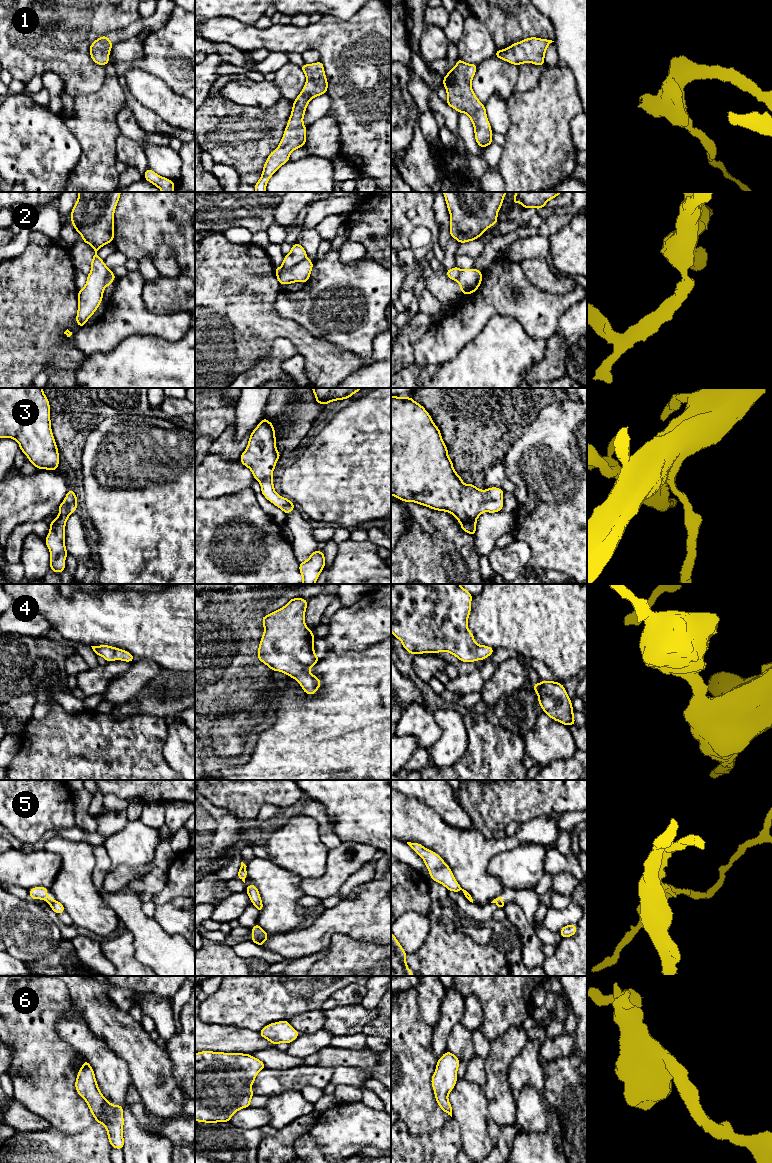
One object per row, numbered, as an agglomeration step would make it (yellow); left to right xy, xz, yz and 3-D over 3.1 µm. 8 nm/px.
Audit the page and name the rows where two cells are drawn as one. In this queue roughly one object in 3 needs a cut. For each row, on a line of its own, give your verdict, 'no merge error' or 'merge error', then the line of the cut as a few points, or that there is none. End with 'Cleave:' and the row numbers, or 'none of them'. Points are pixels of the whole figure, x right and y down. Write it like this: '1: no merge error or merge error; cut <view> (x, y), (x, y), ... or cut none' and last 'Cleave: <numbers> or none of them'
1: no merge error; cut none
2: merge error; cut xz (306, 258), (291, 267), (282, 266)
3: no merge error; cut none
4: no merge error; cut none
5: merge error; cut xy (55, 900), (50, 904)
6: no merge error; cut none
Cleave: 2, 5

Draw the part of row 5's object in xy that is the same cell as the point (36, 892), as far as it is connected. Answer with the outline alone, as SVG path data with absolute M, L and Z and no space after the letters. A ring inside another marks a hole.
M33 887L29 890L30 899L41 899L48 904L53 903L55 900L49 897L46 892L49 890L47 887Z

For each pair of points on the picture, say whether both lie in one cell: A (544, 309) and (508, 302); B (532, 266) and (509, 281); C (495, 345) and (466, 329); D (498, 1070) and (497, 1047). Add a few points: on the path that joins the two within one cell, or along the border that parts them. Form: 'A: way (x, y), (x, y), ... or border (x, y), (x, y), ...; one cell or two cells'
A: way (535, 309), (526, 303), (517, 303); one cell
B: border (519, 263), (524, 275), (539, 289); two cells
C: border (491, 317), (484, 327), (459, 351); two cells
D: way (498, 1064), (498, 1053); one cell

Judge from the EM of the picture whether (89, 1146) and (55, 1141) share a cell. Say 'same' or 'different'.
same

